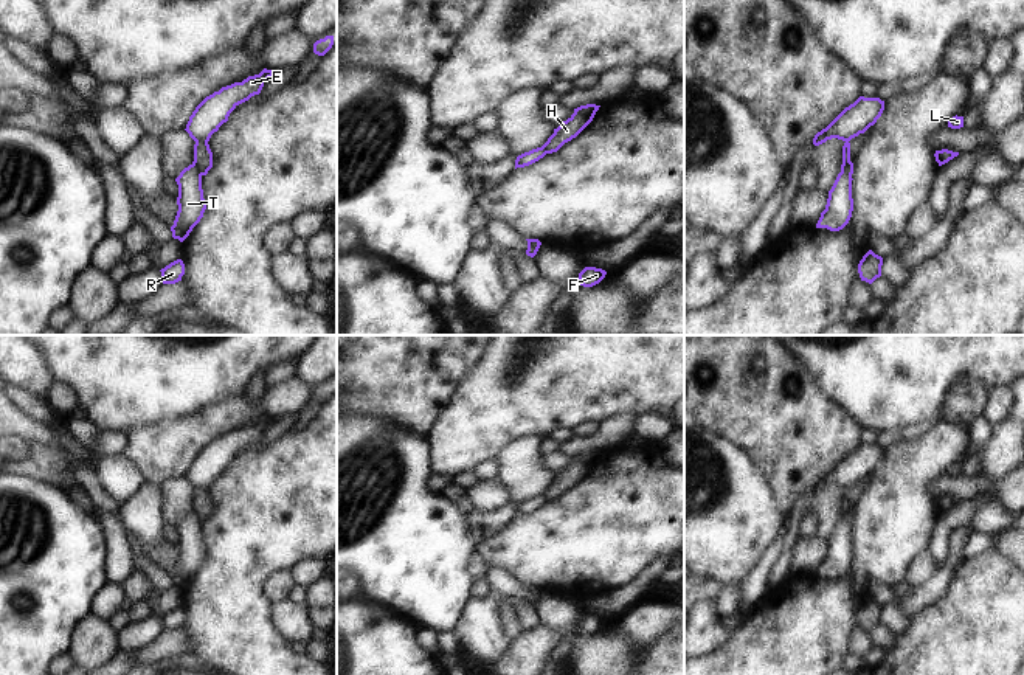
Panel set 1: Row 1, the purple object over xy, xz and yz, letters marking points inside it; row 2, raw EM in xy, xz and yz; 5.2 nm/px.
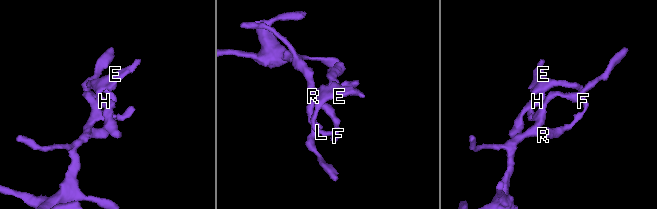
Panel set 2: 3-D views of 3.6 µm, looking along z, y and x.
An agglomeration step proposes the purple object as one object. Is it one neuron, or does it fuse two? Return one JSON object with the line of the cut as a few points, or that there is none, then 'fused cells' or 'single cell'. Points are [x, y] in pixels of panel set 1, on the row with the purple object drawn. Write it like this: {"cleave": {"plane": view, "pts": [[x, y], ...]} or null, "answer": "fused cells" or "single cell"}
{"cleave": {"plane": "xy", "pts": [[193, 162], [200, 176]]}, "answer": "fused cells"}

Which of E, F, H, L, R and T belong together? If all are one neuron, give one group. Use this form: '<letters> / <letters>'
E F L R T / H

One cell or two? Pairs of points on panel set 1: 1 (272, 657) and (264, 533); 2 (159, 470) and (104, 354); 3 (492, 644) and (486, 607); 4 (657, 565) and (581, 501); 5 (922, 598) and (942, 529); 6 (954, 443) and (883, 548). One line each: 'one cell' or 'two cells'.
1: one cell
2: two cells
3: one cell
4: two cells
5: two cells
6: one cell

